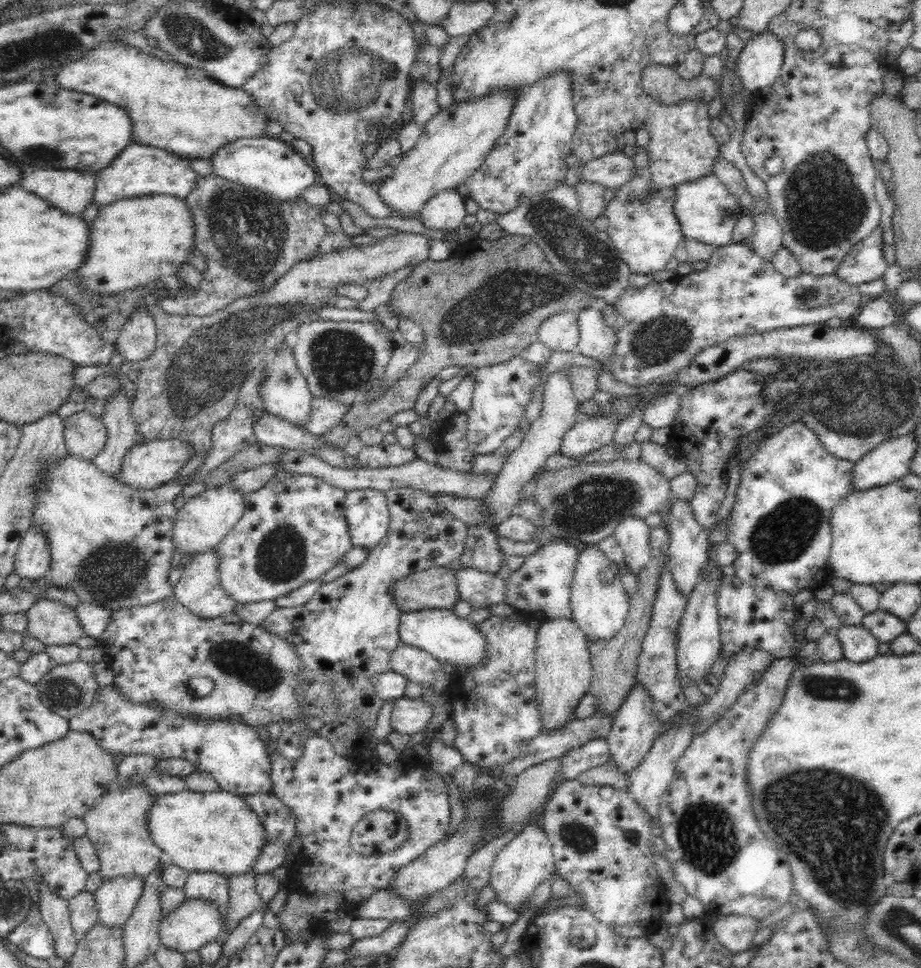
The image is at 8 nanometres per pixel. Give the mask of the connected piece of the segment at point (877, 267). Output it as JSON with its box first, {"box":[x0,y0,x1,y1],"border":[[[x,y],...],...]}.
{"box":[832,228,887,285],"border":[[[878,228],[853,244],[832,274],[848,284],[859,285],[882,277],[887,266],[882,251],[882,230]]]}

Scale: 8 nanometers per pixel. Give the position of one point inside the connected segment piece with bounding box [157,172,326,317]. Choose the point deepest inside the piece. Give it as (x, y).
(249, 238)

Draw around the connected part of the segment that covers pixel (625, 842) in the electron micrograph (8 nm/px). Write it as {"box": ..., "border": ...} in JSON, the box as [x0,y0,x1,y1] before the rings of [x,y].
{"box":[544,779,669,938],"border":[[[562,779],[556,782],[556,789],[551,792],[549,799],[545,802],[546,808],[544,808],[544,831],[547,835],[548,841],[552,843],[552,853],[555,859],[555,867],[558,869],[557,876],[561,876],[570,882],[570,886],[573,888],[573,892],[578,892],[582,896],[583,908],[589,910],[596,920],[604,923],[608,926],[617,936],[625,938],[646,937],[655,933],[663,925],[660,916],[664,908],[669,906],[669,900],[665,896],[665,888],[658,870],[653,862],[653,852],[650,850],[650,838],[654,836],[651,830],[652,818],[629,796],[626,790],[618,789],[615,787],[602,787],[602,786],[584,786],[574,780]]]}

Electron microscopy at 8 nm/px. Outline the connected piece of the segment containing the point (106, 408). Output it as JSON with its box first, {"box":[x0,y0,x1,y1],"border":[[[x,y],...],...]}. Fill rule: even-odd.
{"box":[92,385,138,477],"border":[[[124,385],[112,397],[104,398],[100,420],[106,427],[107,440],[104,449],[92,459],[92,463],[112,477],[120,472],[125,453],[138,440],[131,415],[131,400]]]}

